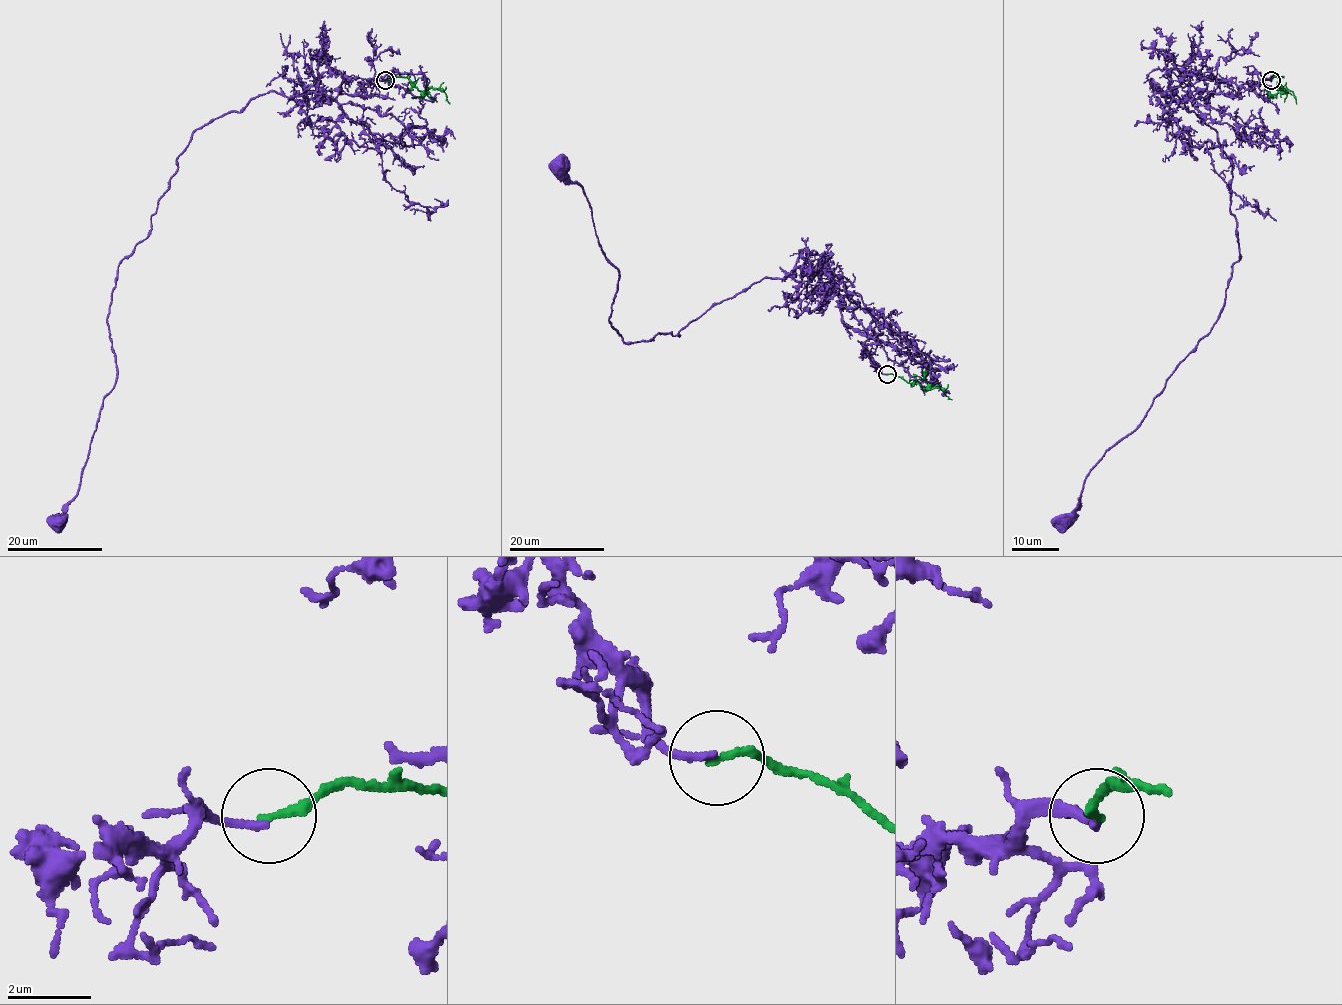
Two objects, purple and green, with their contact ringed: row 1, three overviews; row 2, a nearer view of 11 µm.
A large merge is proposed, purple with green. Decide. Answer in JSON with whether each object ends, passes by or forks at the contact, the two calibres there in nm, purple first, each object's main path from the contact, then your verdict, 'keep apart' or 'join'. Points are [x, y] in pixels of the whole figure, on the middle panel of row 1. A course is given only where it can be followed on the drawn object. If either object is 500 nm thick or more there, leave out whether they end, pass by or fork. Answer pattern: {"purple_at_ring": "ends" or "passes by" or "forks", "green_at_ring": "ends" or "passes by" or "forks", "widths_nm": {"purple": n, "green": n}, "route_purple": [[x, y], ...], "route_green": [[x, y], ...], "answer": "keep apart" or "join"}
{"purple_at_ring": "ends", "green_at_ring": "ends", "widths_nm": {"purple": 190, "green": 190}, "route_purple": [[887, 374], [836, 295], [796, 267], [680, 335], [625, 342], [610, 322], [619, 273], [558, 165]], "route_green": [[887, 374], [924, 387], [937, 386], [951, 400]], "answer": "keep apart"}

